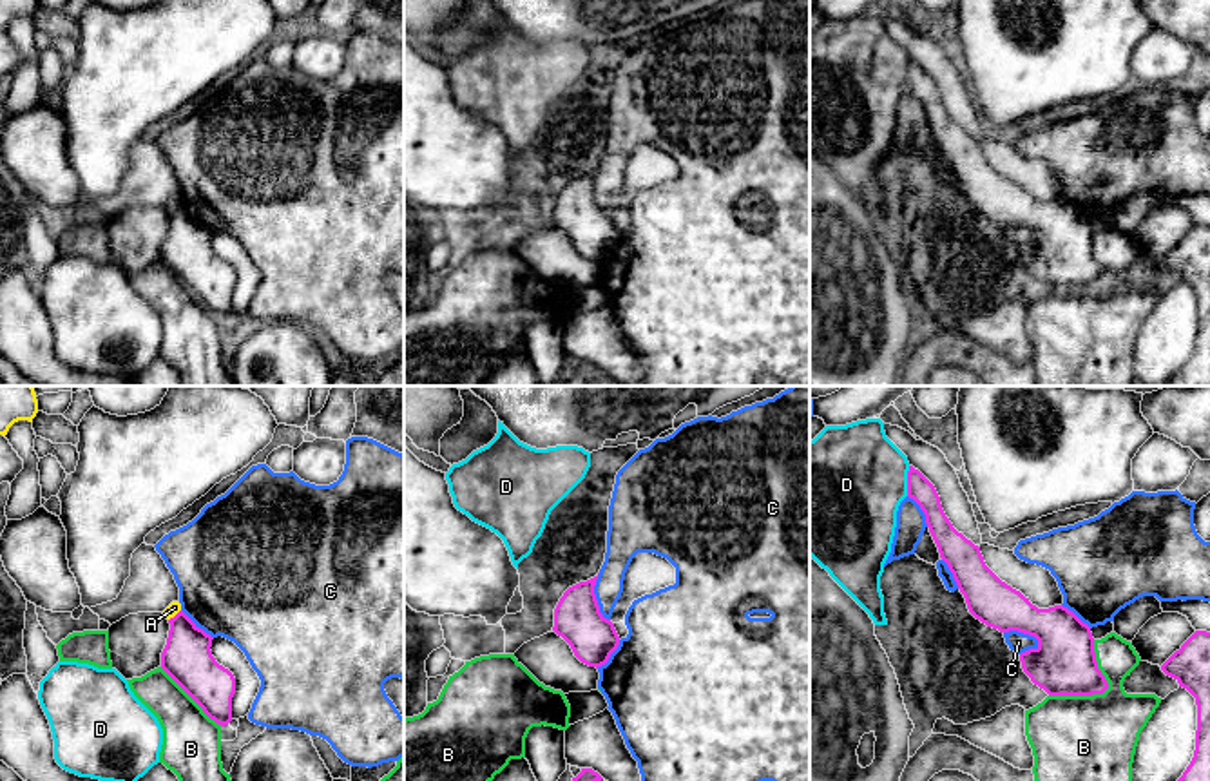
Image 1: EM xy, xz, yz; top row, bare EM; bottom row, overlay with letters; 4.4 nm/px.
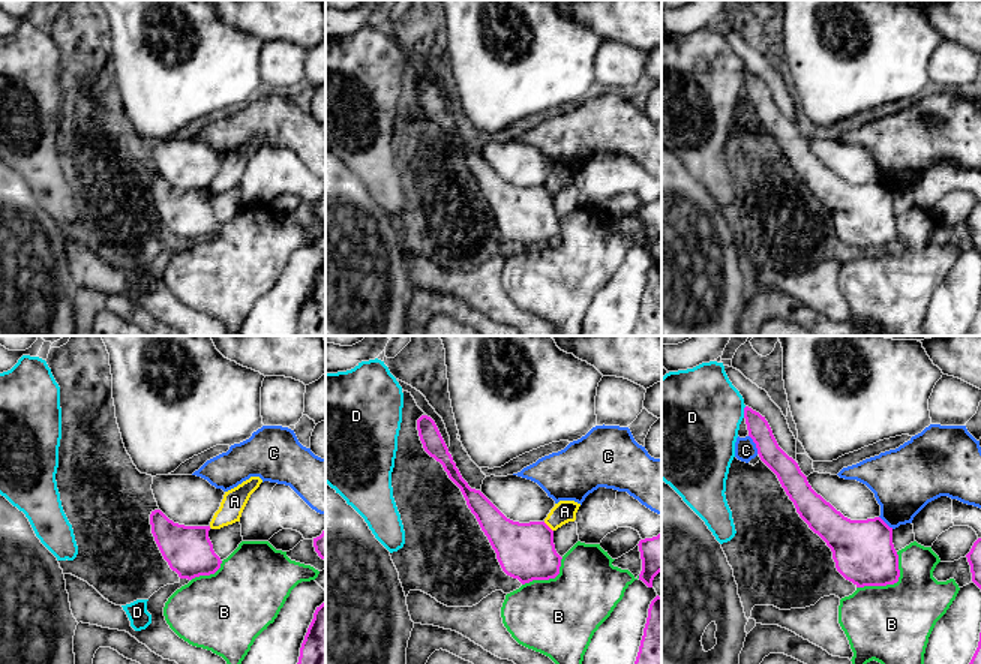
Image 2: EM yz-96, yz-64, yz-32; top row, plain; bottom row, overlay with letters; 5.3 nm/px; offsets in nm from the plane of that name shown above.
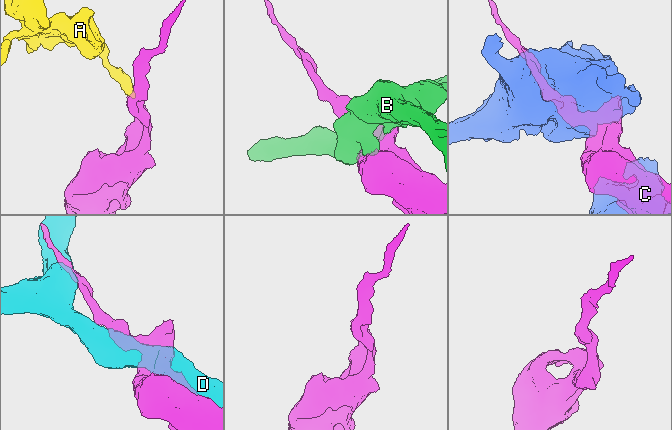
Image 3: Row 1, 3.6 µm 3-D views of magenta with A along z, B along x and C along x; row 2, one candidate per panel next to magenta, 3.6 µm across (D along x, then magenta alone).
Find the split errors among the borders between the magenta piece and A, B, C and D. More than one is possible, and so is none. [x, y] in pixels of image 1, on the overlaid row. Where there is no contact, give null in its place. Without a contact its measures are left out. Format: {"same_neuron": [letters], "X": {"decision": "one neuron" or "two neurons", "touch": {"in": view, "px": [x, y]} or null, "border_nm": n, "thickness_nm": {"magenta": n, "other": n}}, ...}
{"same_neuron": [], "A": {"decision": "two neurons", "touch": {"in": "xy", "px": [176, 615]}, "border_nm": 80, "thickness_nm": {"magenta": 220, "other": 60}}, "B": {"decision": "two neurons", "touch": {"in": "yz", "px": [1102, 693]}, "border_nm": 320, "thickness_nm": {"magenta": 280, "other": 380}}, "C": {"decision": "two neurons", "touch": {"in": "yz", "px": [1024, 633]}, "border_nm": 180, "thickness_nm": {"magenta": 280, "other": 90}}, "D": {"decision": "two neurons", "touch": {"in": "yz", "px": [908, 481]}, "border_nm": 140, "thickness_nm": {"magenta": 110, "other": 480}}}

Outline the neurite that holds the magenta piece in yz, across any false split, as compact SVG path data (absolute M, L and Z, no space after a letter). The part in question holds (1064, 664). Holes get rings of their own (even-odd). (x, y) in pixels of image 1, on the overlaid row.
M913 466L908 471L908 497L924 511L969 612L1000 632L1018 631L1038 640L1036 649L1020 654L1022 669L1034 685L1049 696L1092 696L1109 689L1087 623L1063 605L1038 609L1002 582L985 565L980 547L953 527L935 486Z

